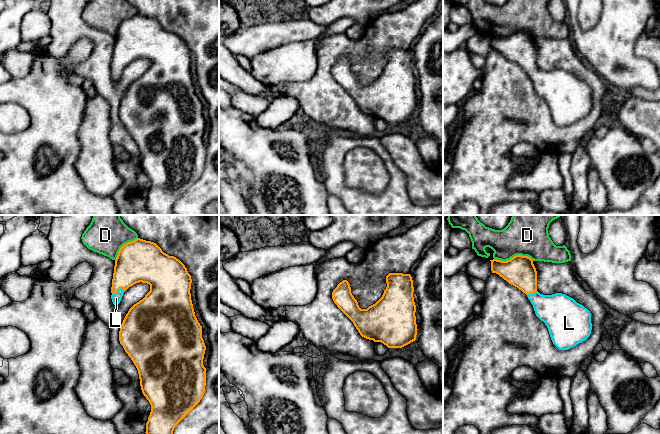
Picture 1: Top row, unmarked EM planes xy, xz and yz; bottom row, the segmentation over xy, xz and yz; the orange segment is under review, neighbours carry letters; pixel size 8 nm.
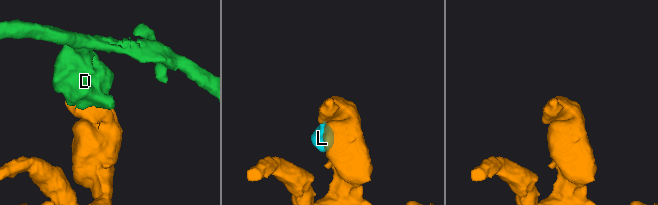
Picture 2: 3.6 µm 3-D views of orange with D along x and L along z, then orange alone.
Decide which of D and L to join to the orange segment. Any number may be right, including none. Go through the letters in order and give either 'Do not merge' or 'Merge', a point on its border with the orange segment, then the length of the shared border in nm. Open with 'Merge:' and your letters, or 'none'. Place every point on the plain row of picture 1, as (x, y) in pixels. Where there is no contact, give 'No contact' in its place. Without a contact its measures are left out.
Merge: L
D: Do not merge. Touches orange at yz (514, 32). Shared border 320 nm
L: Merge. Touches orange at xy (118, 65). Shared border 110 nm

